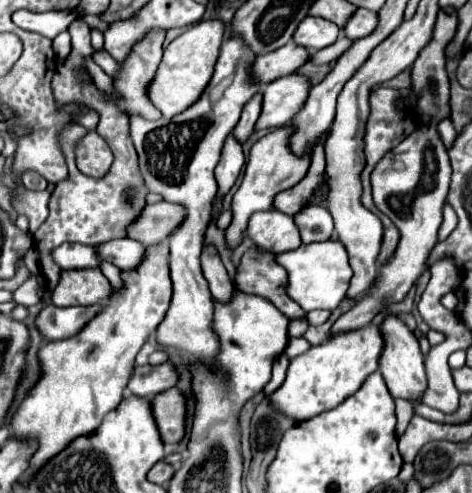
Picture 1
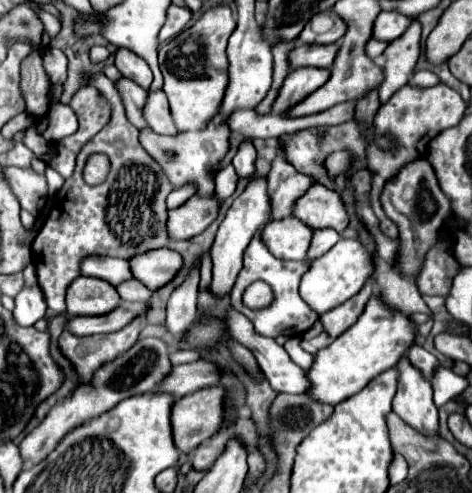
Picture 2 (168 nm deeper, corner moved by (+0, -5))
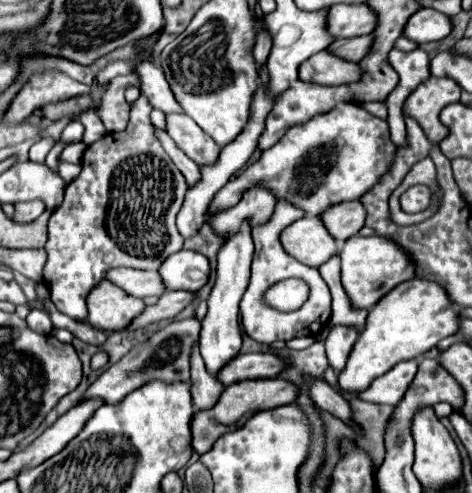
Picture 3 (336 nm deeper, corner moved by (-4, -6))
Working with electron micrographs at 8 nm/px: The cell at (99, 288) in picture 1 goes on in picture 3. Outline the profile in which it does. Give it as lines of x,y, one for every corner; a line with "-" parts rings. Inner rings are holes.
112,281
100,283
88,295
88,323
104,331
124,331
144,309
142,299
128,295

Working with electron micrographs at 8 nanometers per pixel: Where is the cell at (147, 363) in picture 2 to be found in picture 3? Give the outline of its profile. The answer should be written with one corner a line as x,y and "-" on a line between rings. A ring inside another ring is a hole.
180,319
180,321
172,321
170,325
162,327
148,341
136,345
118,363
110,365
100,375
100,379
96,379
88,387
84,399
88,399
88,395
96,395
96,397
104,397
106,403
118,403
128,393
132,393
136,387
142,387
144,383
148,383
148,379
162,379
166,383
188,381
190,379
190,355
192,355
192,347
198,343
200,329
202,325
198,319

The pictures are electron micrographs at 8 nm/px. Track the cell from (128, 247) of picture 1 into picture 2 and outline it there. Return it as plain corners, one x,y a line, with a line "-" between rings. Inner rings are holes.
156,248
142,254
134,254
132,258
128,258
128,264
132,276
138,278
150,290
154,290
176,276
182,266
182,258
174,250

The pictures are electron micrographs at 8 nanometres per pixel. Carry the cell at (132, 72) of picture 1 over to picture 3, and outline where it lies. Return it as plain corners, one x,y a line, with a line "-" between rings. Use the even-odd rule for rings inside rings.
168,115
168,135
198,165
214,165
222,151
216,141
206,135
188,115

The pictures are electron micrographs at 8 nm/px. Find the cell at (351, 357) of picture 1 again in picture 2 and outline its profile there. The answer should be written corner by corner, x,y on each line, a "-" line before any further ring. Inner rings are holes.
376,290
358,322
344,334
340,334
330,346
318,350
318,354
314,356
314,364
306,370
306,378
310,380
310,388
306,390
306,394
314,402
330,406
336,406
342,400
358,394
374,376
396,366
400,356
404,356
408,346
414,342
414,334
416,330
410,318
382,306

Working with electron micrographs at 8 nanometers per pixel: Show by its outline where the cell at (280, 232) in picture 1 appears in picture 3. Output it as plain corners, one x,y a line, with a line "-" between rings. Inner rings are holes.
302,217
284,229
282,245
300,263
310,267
320,267
330,257
338,255
336,239
318,217

